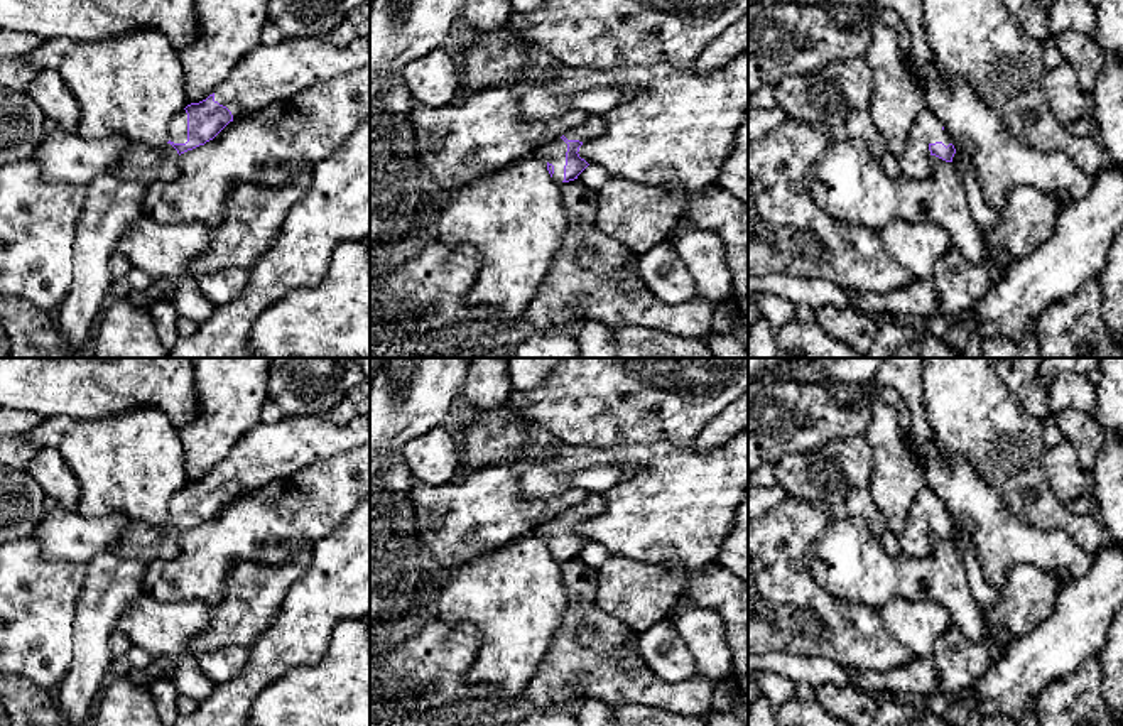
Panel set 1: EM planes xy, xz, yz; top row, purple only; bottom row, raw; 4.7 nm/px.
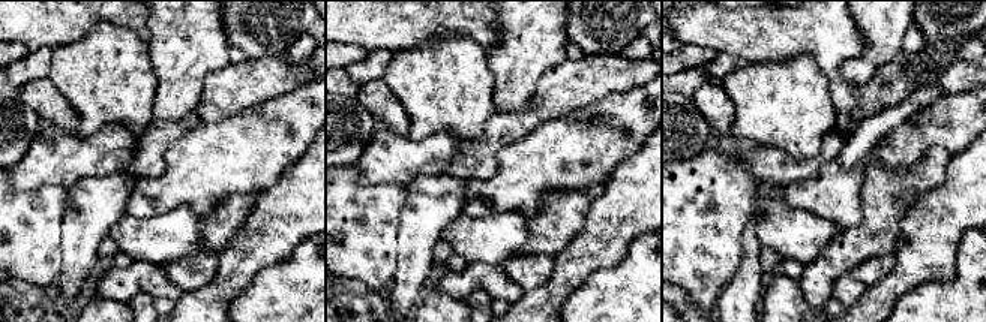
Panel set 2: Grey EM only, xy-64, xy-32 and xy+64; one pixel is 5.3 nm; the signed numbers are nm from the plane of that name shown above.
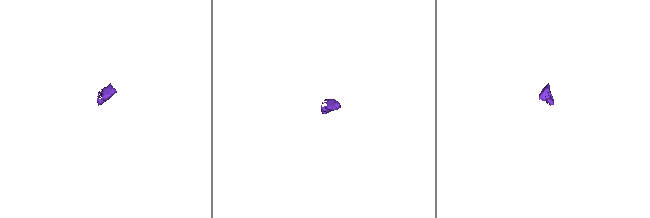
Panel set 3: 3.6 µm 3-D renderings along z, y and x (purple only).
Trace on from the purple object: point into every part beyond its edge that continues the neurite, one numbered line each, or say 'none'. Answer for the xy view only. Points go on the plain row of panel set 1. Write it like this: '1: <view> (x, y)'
1: xy (271, 451)
2: xy (178, 507)

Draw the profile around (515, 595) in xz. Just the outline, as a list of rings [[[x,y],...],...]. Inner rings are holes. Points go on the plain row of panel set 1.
[[[529,534],[461,561],[437,591],[434,604],[442,623],[471,623],[481,633],[481,647],[466,684],[491,685],[498,692],[491,701],[512,704],[524,697],[545,658],[569,599],[561,562],[551,555],[544,537]]]

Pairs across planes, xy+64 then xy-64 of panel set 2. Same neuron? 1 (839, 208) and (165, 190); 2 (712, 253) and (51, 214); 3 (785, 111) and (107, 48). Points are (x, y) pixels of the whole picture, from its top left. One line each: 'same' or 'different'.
1: same
2: same
3: same

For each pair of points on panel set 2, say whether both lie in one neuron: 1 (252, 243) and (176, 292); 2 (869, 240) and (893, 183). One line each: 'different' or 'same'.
1: different
2: same

